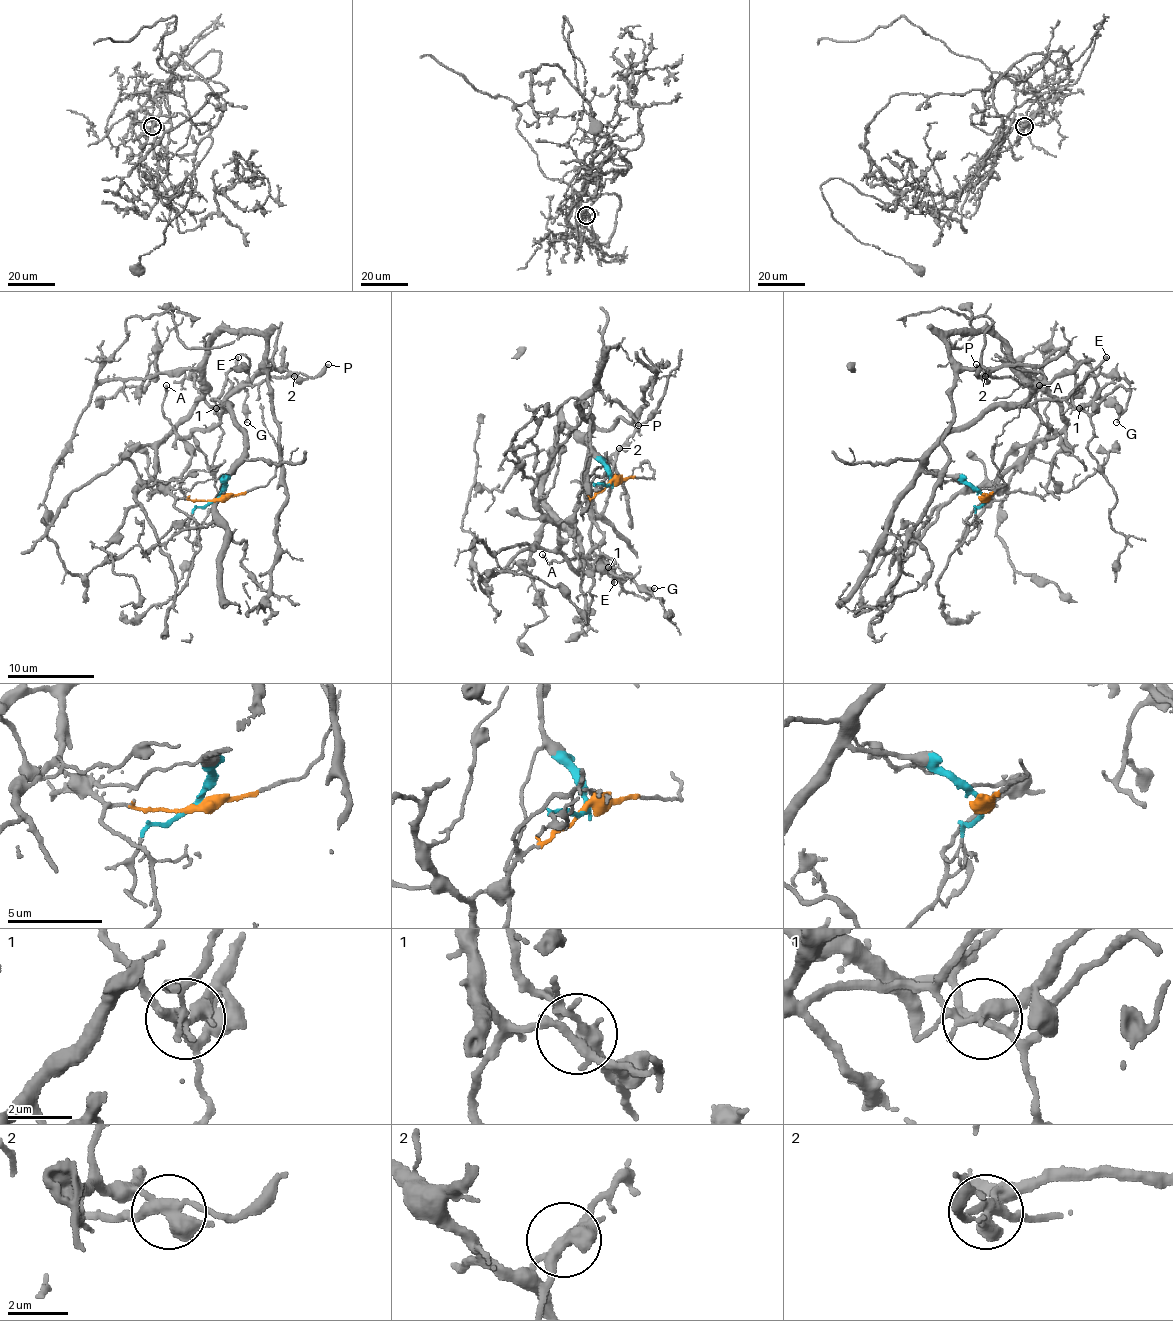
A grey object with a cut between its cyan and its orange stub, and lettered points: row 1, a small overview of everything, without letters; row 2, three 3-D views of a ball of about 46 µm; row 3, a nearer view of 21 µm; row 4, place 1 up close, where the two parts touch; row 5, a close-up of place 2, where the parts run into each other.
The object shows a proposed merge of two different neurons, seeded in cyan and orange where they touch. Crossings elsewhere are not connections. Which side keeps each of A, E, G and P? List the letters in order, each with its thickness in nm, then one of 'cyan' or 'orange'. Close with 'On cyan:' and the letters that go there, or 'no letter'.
A: calibre 160 nm; cyan
E: calibre 240 nm; cyan
G: calibre 180 nm; orange
P: calibre 240 nm; cyan
On cyan: A, E, P

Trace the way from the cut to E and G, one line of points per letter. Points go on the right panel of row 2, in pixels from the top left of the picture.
E: (983, 497), (949, 475), (928, 473), (924, 462), (932, 447), (1004, 404), (1067, 397), (1107, 356)
G: (983, 499), (1026, 449), (1063, 428), (1067, 397), (1091, 412), (1122, 386), (1126, 410), (1116, 421)

